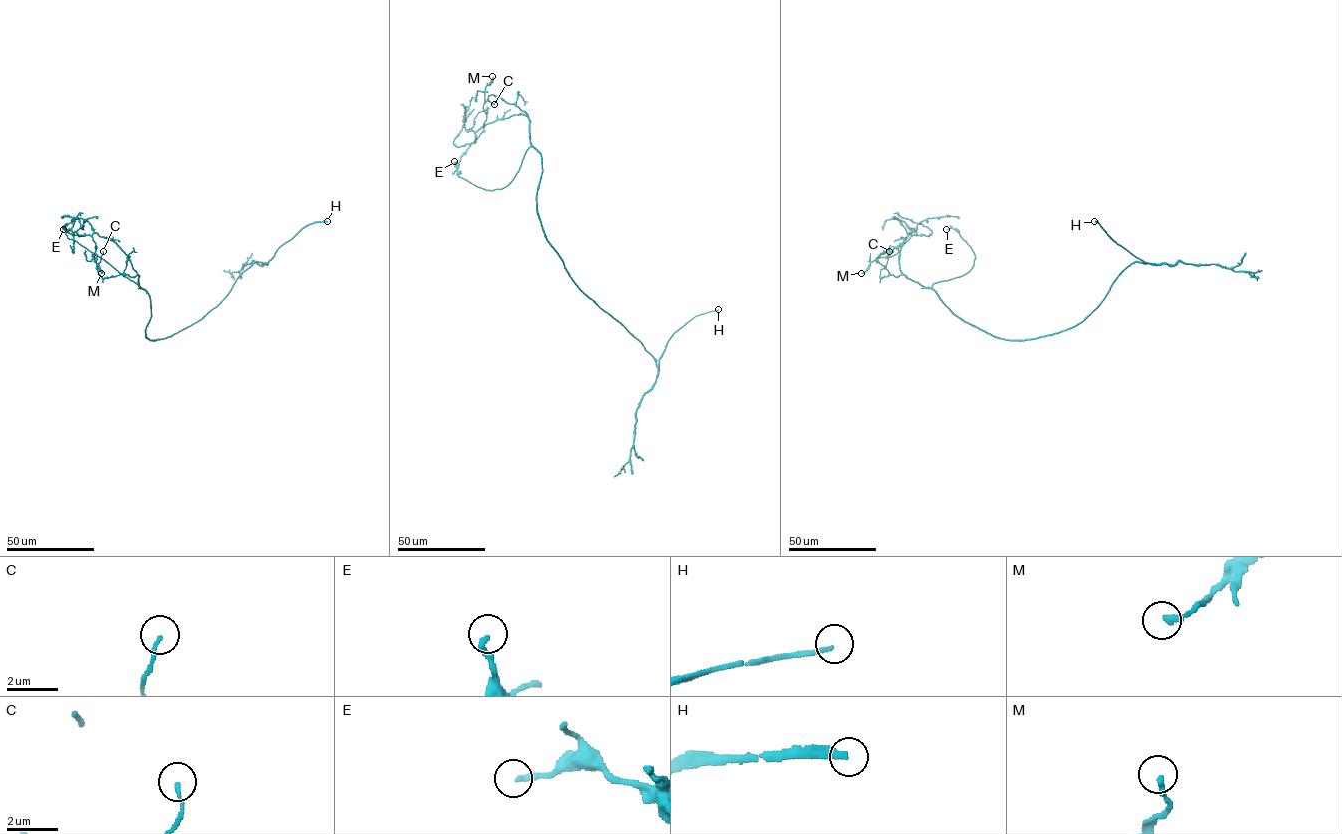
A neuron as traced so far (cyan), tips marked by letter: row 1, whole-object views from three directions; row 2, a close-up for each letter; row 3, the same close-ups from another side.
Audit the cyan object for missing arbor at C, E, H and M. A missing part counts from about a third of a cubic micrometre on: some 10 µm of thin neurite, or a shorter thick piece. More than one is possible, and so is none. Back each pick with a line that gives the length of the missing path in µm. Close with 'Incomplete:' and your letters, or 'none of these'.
H: 140 µm
Incomplete: H

